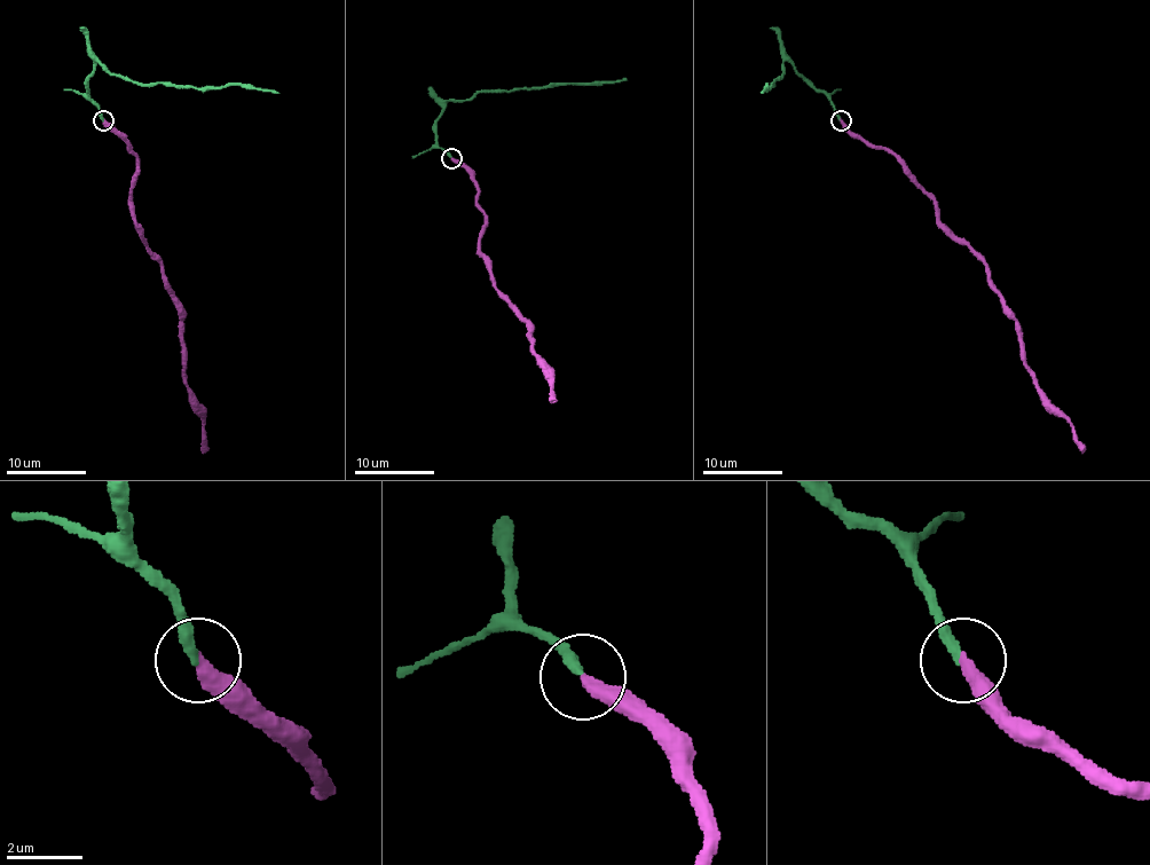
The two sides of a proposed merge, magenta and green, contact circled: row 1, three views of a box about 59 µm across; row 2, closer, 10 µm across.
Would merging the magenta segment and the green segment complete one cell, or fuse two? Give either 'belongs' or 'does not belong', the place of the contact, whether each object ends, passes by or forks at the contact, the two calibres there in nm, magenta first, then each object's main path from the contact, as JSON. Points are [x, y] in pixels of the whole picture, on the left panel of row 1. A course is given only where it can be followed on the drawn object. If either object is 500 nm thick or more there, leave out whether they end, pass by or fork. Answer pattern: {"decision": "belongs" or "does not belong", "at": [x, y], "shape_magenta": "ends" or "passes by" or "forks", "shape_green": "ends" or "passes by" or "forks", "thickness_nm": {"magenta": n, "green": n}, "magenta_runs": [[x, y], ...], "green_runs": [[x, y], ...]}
{"decision": "belongs", "at": [103, 120], "shape_magenta": "ends", "shape_green": "ends", "thickness_nm": {"magenta": 400, "green": 280}, "magenta_runs": [[103, 119], [135, 157], [132, 217], [143, 245], [162, 264], [178, 309], [186, 385], [202, 423], [205, 453]], "green_runs": [[103, 119], [89, 97], [87, 77], [97, 62], [109, 71], [140, 84], [251, 85], [280, 93]]}

